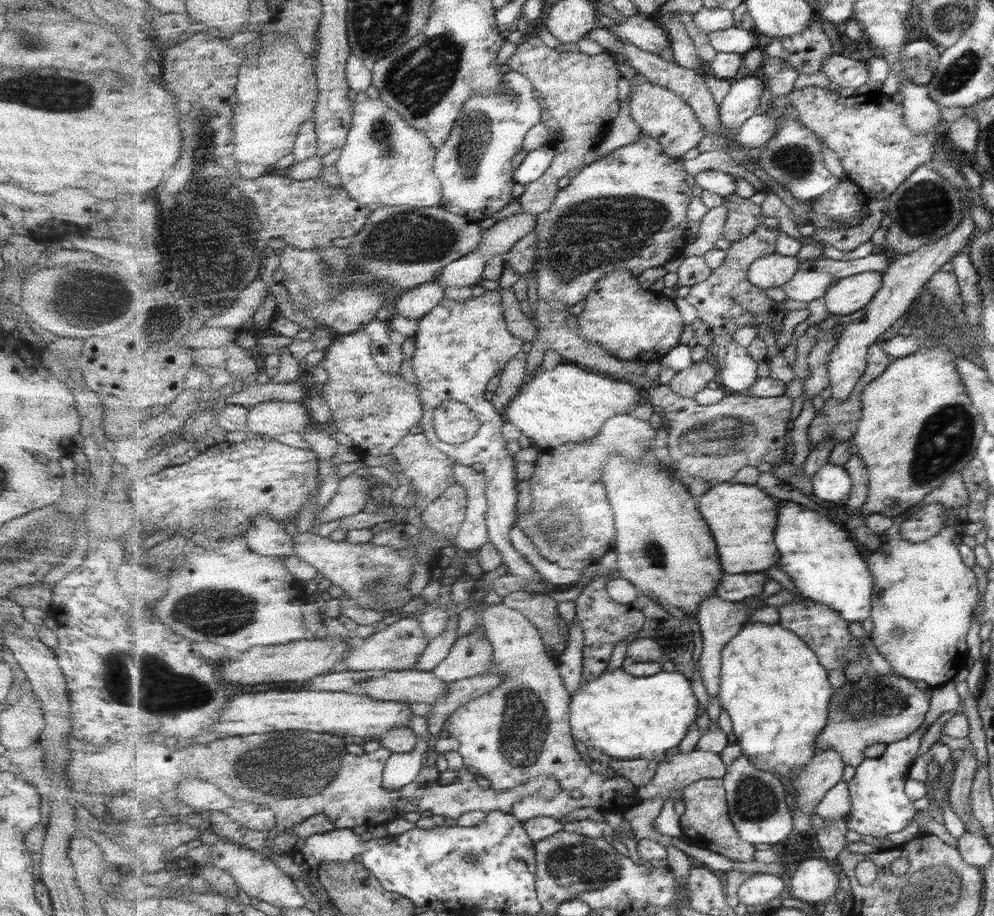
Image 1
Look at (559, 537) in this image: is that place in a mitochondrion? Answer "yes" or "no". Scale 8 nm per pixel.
yes

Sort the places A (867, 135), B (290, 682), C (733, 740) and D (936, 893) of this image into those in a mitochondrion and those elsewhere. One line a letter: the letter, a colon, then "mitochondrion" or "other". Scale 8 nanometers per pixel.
A: other
B: other
C: other
D: mitochondrion

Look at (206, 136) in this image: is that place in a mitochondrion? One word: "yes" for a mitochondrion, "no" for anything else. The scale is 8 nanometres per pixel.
yes

